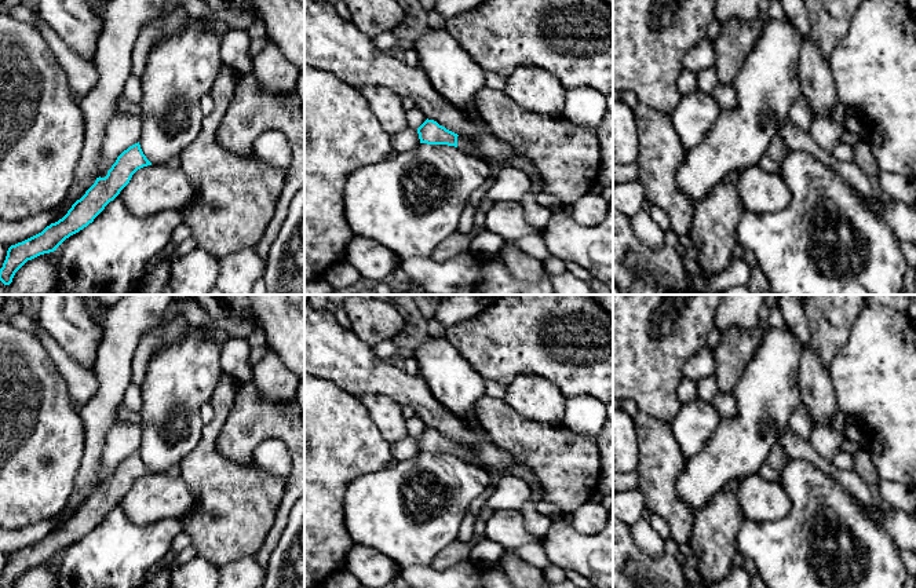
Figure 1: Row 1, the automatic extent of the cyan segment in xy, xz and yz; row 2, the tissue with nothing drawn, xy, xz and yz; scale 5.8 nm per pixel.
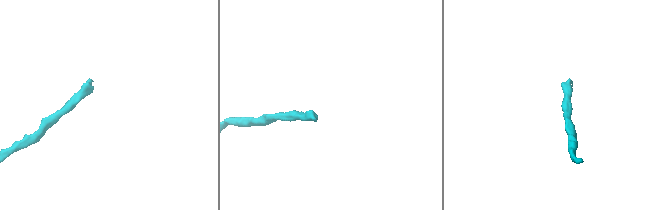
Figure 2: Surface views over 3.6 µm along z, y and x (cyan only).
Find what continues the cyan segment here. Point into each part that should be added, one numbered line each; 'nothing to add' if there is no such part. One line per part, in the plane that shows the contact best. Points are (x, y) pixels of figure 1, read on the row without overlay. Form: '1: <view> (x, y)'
1: xz (470, 456)

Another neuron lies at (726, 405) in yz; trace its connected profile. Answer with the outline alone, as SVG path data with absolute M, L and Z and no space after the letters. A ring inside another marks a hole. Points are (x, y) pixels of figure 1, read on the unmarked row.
M718 391L712 399L722 419L733 419L736 416L737 403L733 394Z

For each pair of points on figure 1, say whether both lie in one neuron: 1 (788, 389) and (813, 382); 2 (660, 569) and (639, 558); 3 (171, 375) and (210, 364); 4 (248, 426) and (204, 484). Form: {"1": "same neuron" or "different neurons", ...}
{"1": "different neurons", "2": "same neuron", "3": "same neuron", "4": "different neurons"}

